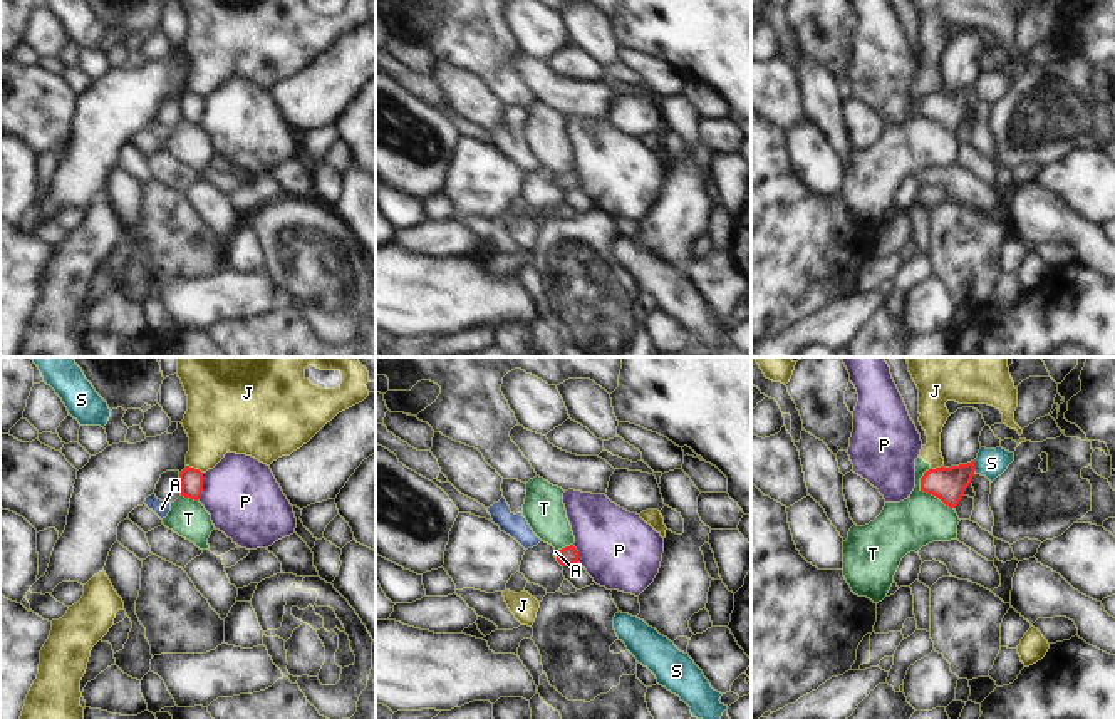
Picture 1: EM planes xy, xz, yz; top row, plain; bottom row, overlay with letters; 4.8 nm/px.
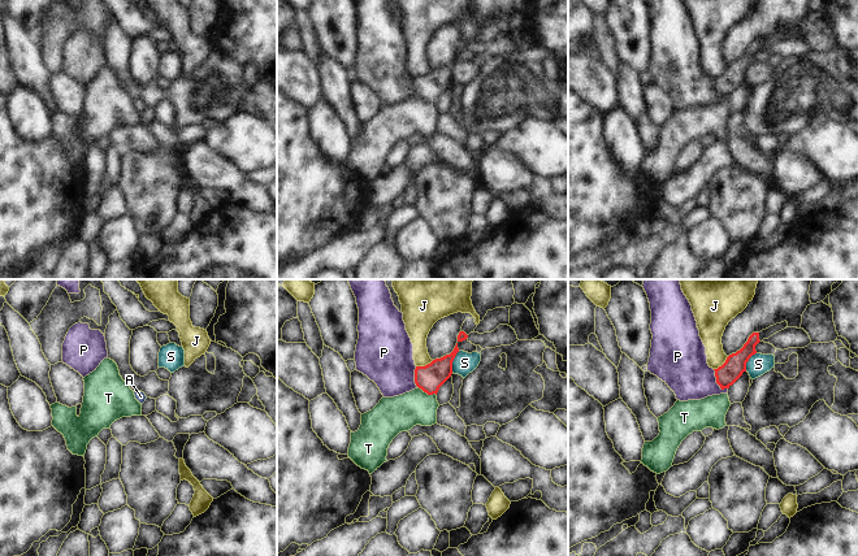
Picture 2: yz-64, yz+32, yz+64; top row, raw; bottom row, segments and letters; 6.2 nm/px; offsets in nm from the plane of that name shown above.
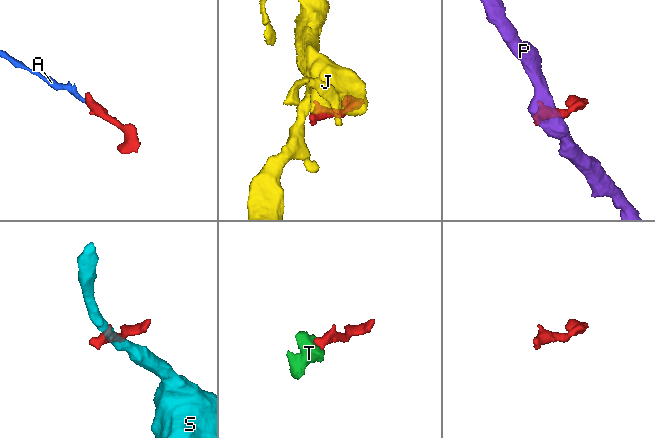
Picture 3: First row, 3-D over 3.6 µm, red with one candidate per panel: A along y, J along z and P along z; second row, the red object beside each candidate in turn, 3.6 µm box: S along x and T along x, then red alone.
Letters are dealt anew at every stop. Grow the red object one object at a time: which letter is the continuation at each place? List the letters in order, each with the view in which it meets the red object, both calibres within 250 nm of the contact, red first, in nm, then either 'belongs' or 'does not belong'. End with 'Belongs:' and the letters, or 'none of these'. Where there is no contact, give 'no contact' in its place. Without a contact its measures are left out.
A: contact in xz; calibres 90 and 20 nm; belongs
J: contact in xy; calibres 110 and 300 nm; does not belong
P: contact in xy; calibres 110 and 360 nm; does not belong
S: contact in yz; calibres 160 and 140 nm; does not belong
T: contact in yz; calibres 160 and 240 nm; does not belong
Belongs: A

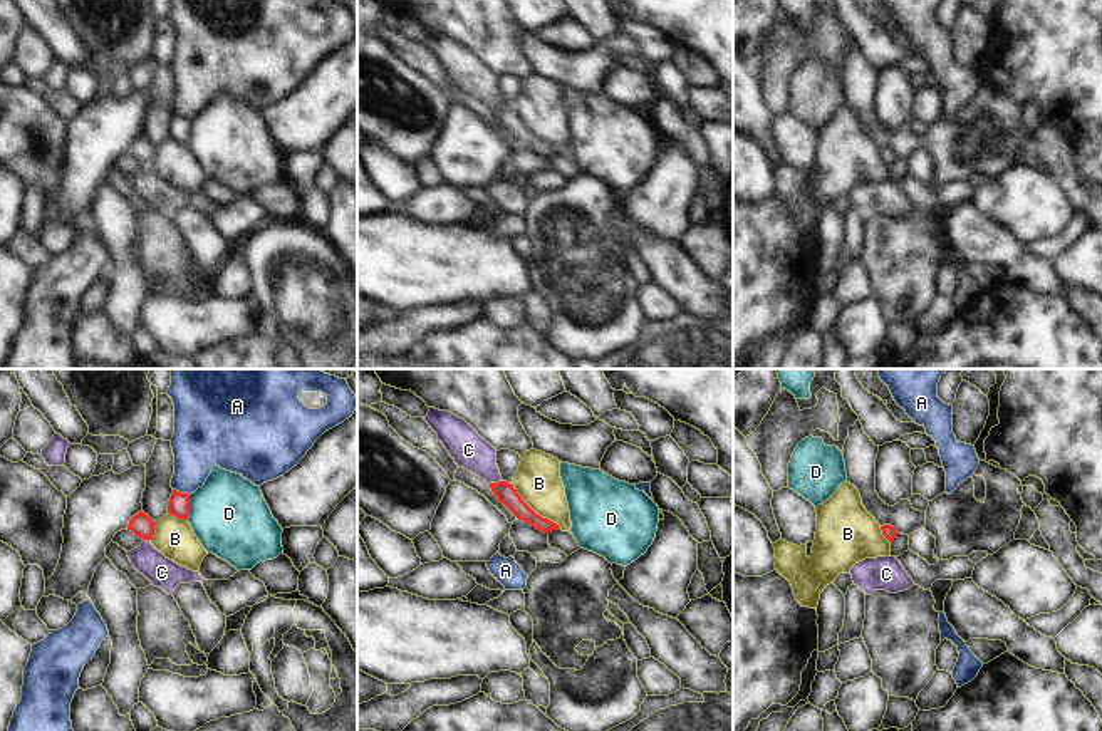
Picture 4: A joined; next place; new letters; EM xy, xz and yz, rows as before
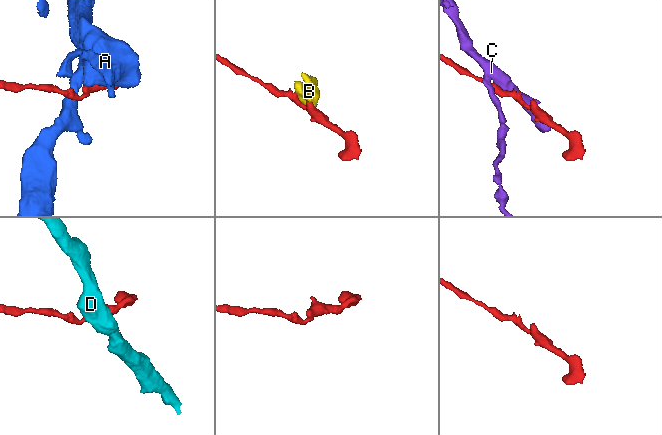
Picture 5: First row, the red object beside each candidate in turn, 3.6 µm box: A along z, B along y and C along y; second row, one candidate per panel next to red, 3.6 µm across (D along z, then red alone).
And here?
A: contact in xy; calibres 110 and 240 nm; does not belong
B: contact in xz; calibres 100 and 220 nm; does not belong
C: contact in xz; calibres 100 and 170 nm; does not belong
D: contact in xy; calibres 110 and 380 nm; does not belong
Belongs: none of these

